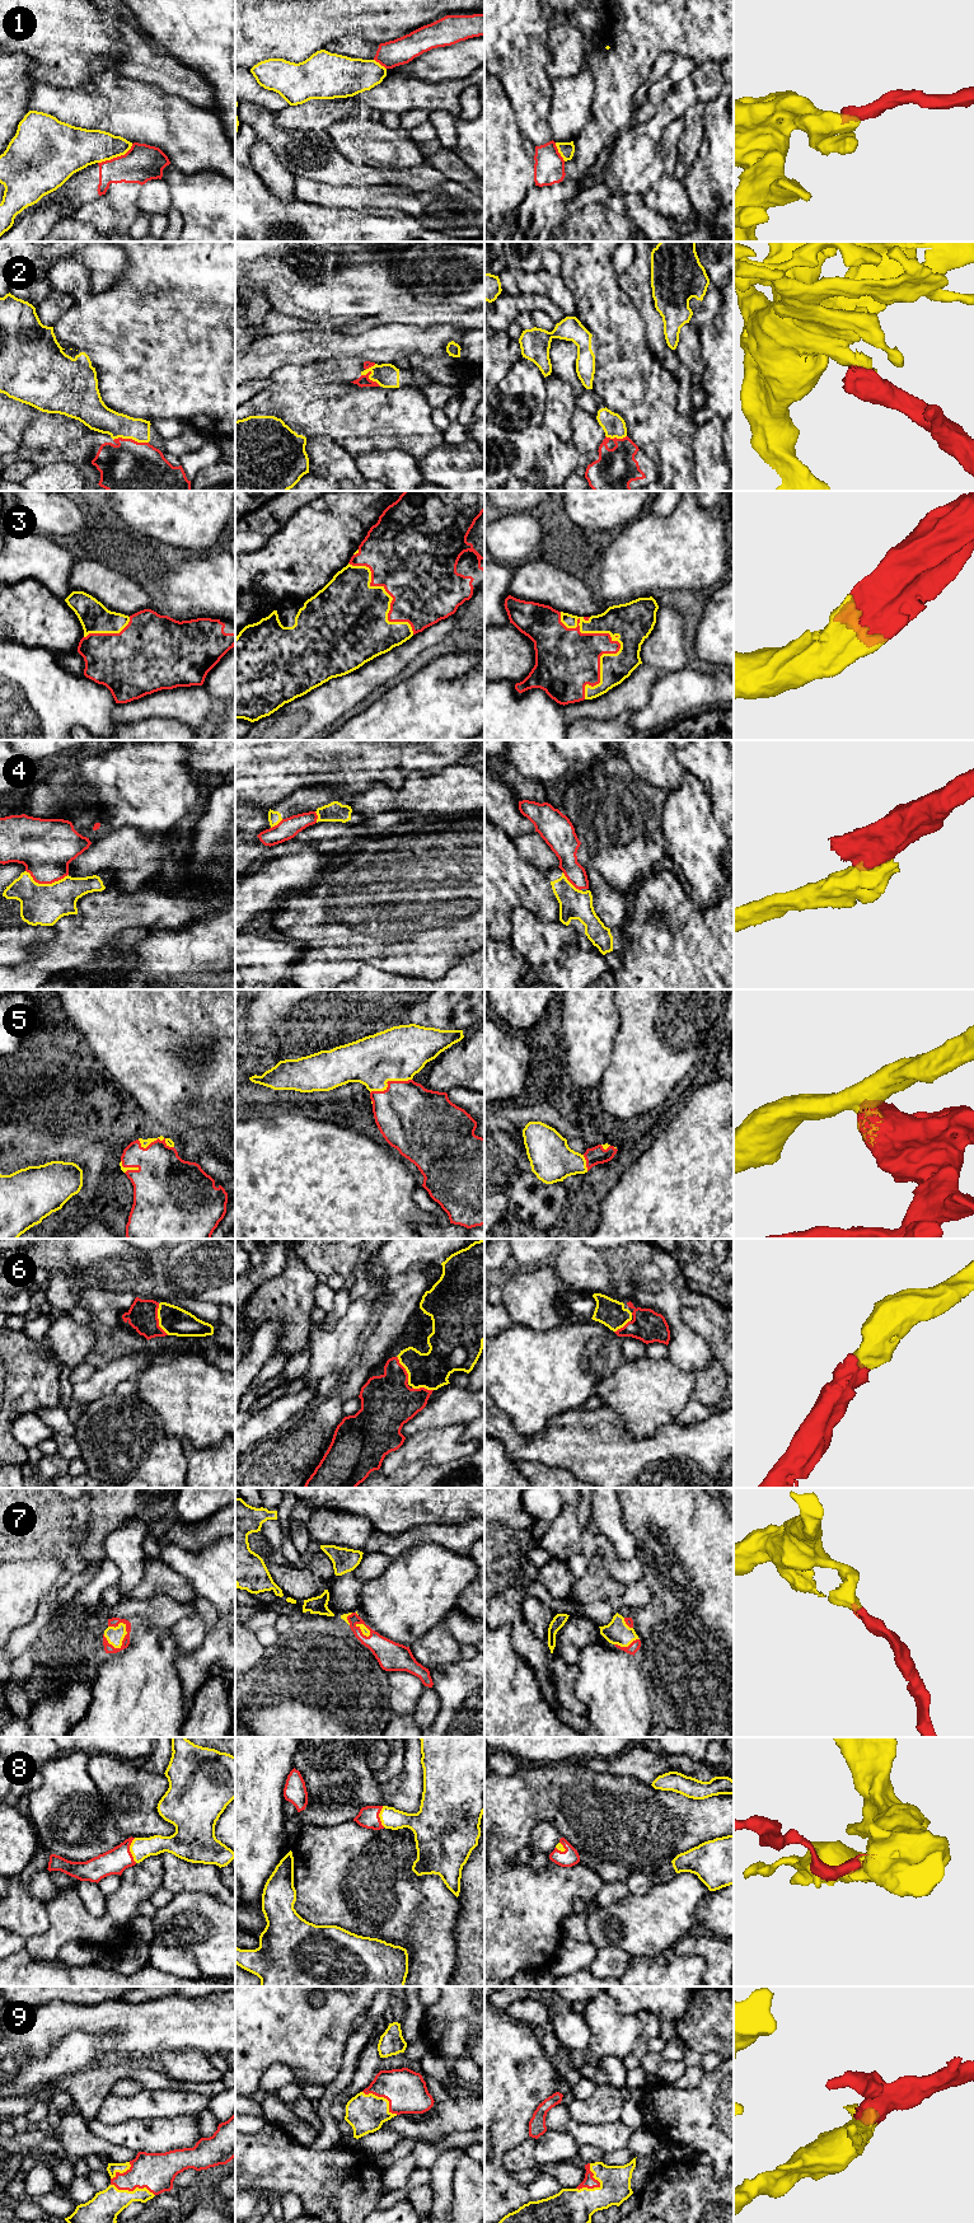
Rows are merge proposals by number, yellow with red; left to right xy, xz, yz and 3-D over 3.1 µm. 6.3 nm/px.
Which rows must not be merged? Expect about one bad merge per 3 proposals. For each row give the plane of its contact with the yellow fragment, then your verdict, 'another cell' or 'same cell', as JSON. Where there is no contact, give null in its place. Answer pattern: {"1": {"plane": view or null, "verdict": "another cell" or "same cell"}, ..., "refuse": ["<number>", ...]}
{"1": {"plane": "xy", "verdict": "another cell"}, "2": {"plane": "xz", "verdict": "another cell"}, "3": {"plane": "yz", "verdict": "same cell"}, "4": {"plane": "xy", "verdict": "another cell"}, "5": {"plane": "xz", "verdict": "same cell"}, "6": {"plane": "xy", "verdict": "same cell"}, "7": {"plane": "xy", "verdict": "same cell"}, "8": {"plane": "xy", "verdict": "same cell"}, "9": {"plane": "yz", "verdict": "same cell"}, "refuse": ["1", "2", "4"]}

